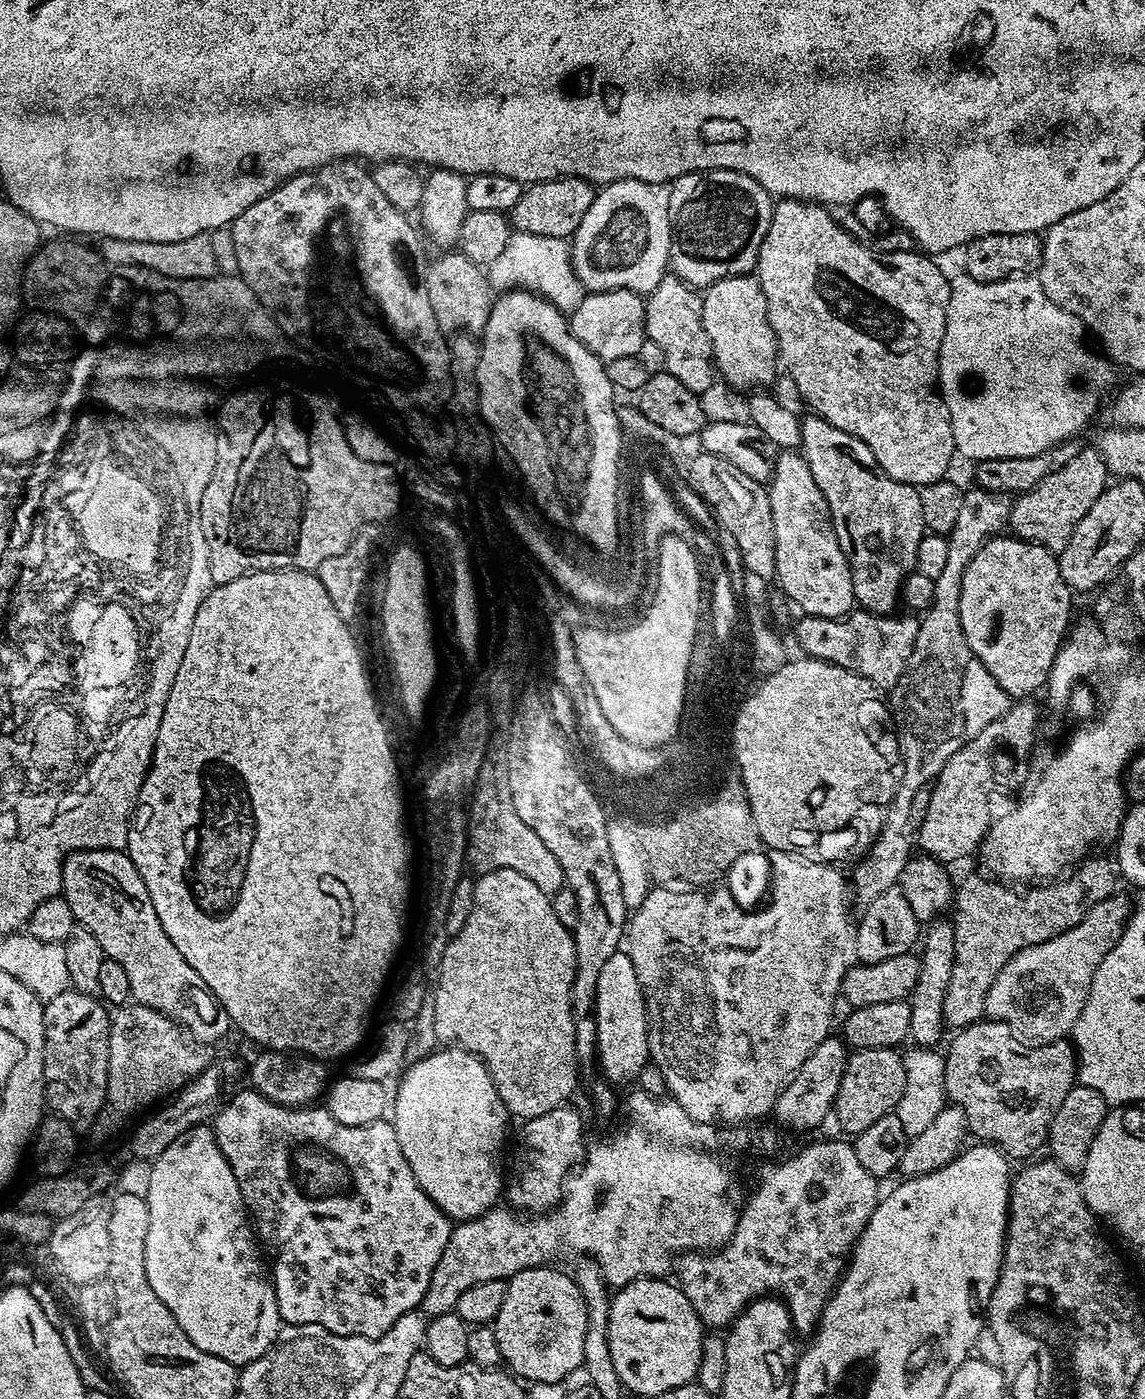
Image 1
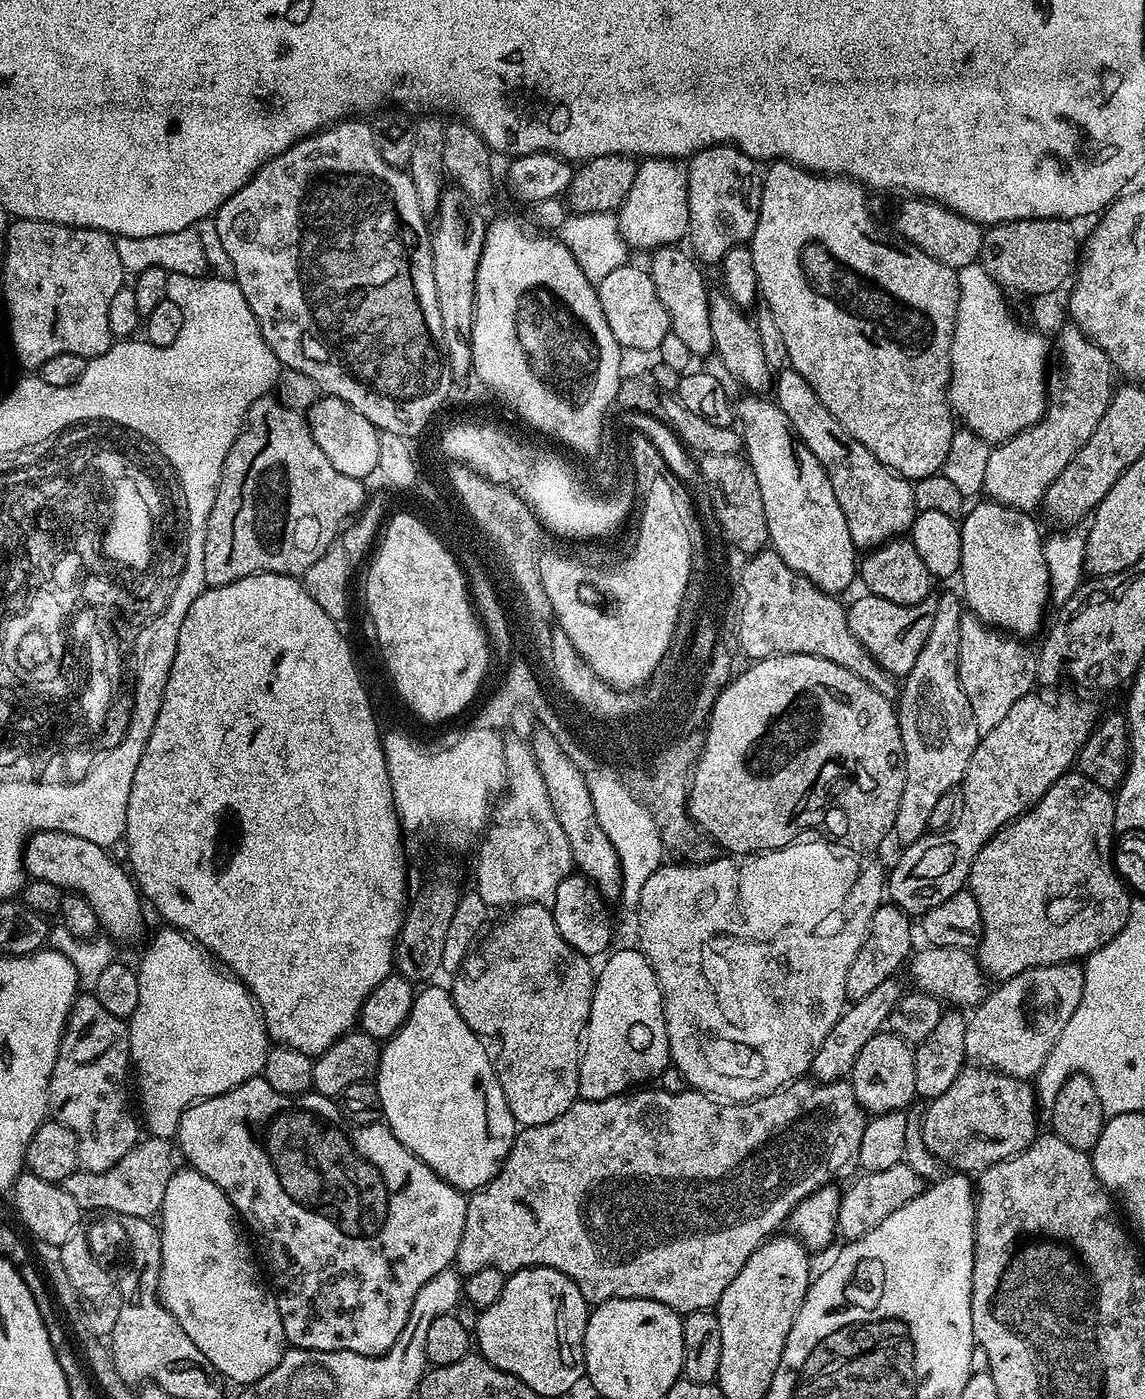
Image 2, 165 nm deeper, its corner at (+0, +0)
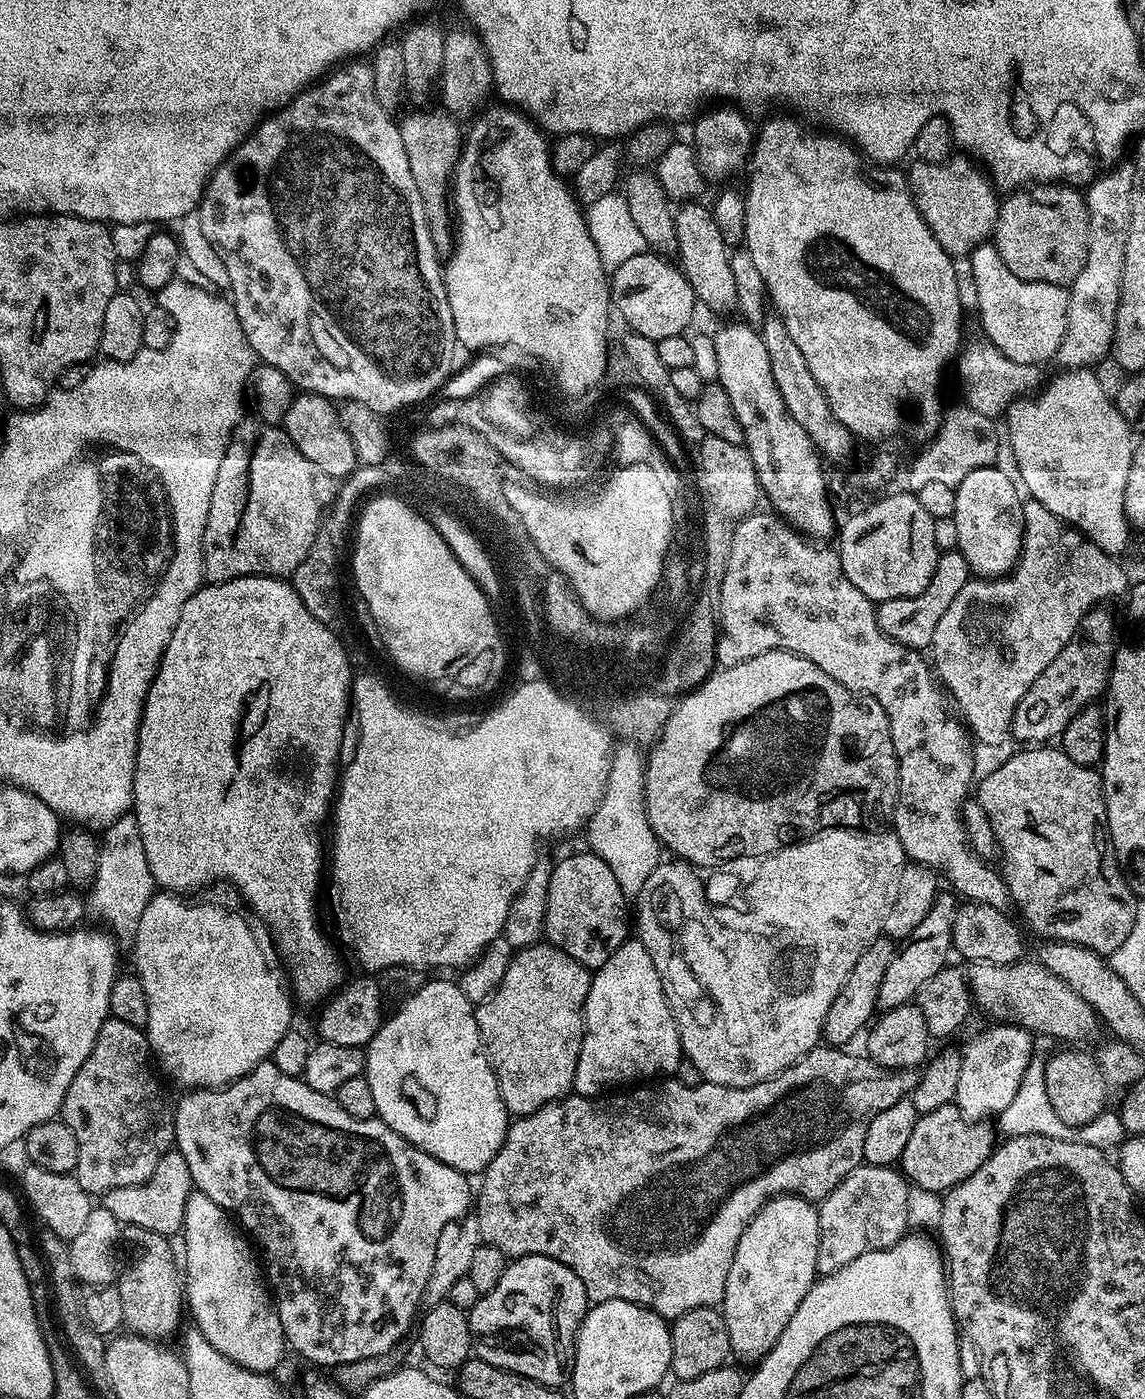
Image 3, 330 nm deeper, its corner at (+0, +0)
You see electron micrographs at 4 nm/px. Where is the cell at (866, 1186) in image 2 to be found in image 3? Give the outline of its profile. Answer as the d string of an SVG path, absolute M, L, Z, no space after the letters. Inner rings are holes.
M861 1164L855 1168L835 1190L818 1204L818 1242L817 1273L826 1277L832 1272L842 1270L854 1258L862 1258L862 1254L892 1248L909 1231L908 1223L908 1189L909 1181L895 1167L882 1164Z

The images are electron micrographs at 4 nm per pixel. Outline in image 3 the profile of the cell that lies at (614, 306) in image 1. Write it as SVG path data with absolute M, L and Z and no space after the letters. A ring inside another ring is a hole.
M646 250L618 266L610 276L610 300L629 324L631 331L657 341L687 333L688 323L698 309L690 282L675 263L667 264L663 255Z

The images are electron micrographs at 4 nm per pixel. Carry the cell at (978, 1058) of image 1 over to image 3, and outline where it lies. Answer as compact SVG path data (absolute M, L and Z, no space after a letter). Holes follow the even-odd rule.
M955 1103L938 1106L938 1110L930 1110L917 1115L914 1131L906 1141L906 1150L902 1150L898 1161L901 1173L915 1187L931 1192L945 1193L956 1184L961 1184L986 1158L990 1158L993 1148L998 1143L998 1132L988 1122L973 1122L964 1119Z

